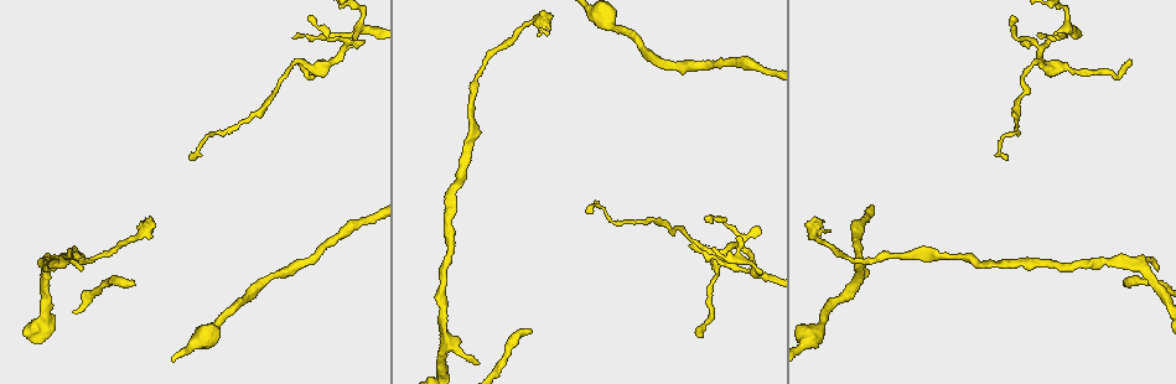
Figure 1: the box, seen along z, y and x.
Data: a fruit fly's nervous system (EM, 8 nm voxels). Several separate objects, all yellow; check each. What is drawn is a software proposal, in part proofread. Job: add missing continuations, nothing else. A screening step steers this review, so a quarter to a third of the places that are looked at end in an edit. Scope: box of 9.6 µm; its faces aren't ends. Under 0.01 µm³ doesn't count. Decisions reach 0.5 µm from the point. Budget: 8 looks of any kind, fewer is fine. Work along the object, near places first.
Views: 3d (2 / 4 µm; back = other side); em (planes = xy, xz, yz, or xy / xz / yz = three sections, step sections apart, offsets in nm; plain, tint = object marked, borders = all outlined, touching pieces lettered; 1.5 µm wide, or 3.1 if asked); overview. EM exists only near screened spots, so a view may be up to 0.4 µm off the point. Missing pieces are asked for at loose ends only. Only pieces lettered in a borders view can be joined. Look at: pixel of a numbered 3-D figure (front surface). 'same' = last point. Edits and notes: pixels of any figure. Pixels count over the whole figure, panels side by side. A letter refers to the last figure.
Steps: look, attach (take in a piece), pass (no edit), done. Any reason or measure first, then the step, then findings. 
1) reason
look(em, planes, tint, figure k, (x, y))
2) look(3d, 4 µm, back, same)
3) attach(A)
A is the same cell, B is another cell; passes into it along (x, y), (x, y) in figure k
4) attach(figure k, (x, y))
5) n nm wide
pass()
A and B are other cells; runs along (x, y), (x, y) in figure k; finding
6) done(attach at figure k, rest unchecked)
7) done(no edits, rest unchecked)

branch stops here
look(3d, 4 µm, figure 1, (309, 18))

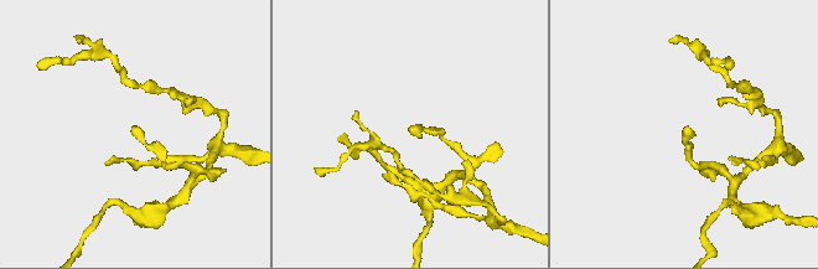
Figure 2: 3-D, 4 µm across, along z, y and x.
shape alone is not enough
look(em, planes, borders, figure 2, (135, 126))

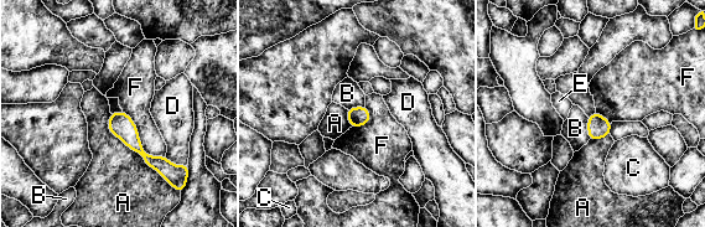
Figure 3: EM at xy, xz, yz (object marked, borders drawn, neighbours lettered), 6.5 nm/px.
pass()
A, B, C, D, E and F are other cells; runs along (113, 115), (134, 144), (166, 171) in figure 3; none of them fits

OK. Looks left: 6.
branch stops here
look(3d, 2 µm, figure 1, (189, 159))

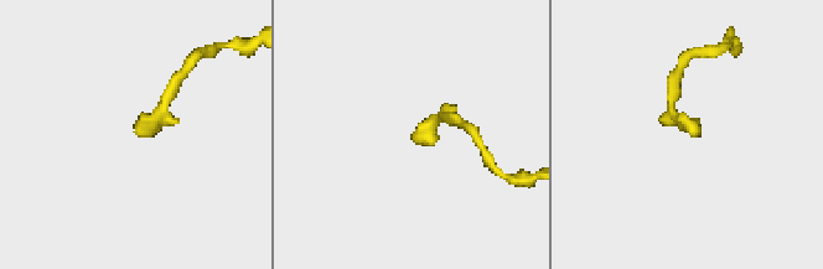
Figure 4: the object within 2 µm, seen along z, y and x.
shape alone is not enough
look(em, planes, borders, figure 4, (138, 136))

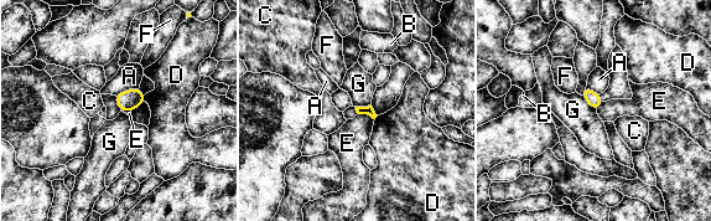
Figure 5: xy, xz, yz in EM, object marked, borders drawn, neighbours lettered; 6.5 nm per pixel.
60 nm wide
pass()
A, B, C, D, E, F and G are other cells; border along (581, 96), (596, 112) in figure 5; no lettered piece goes on from it

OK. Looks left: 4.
look(3d, 4 µm, figure 1, (1126, 282))

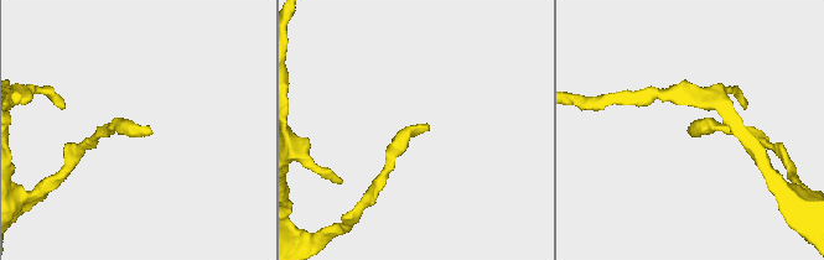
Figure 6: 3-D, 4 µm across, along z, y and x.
need the tissue
look(em, planes, borders, figure 6, (689, 129))

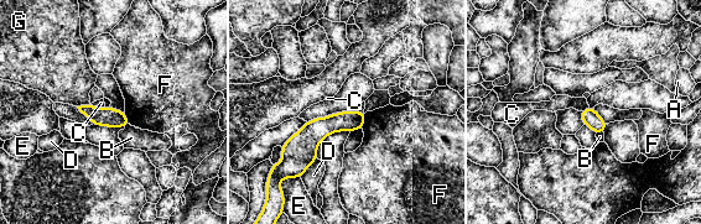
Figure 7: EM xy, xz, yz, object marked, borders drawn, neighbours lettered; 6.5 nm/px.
pass()
A, B, C, D, E, F and G are other cells; border along (588, 105), (580, 110) in figure 7; none of them fits

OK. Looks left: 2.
done(no edits, rest unchecked)

